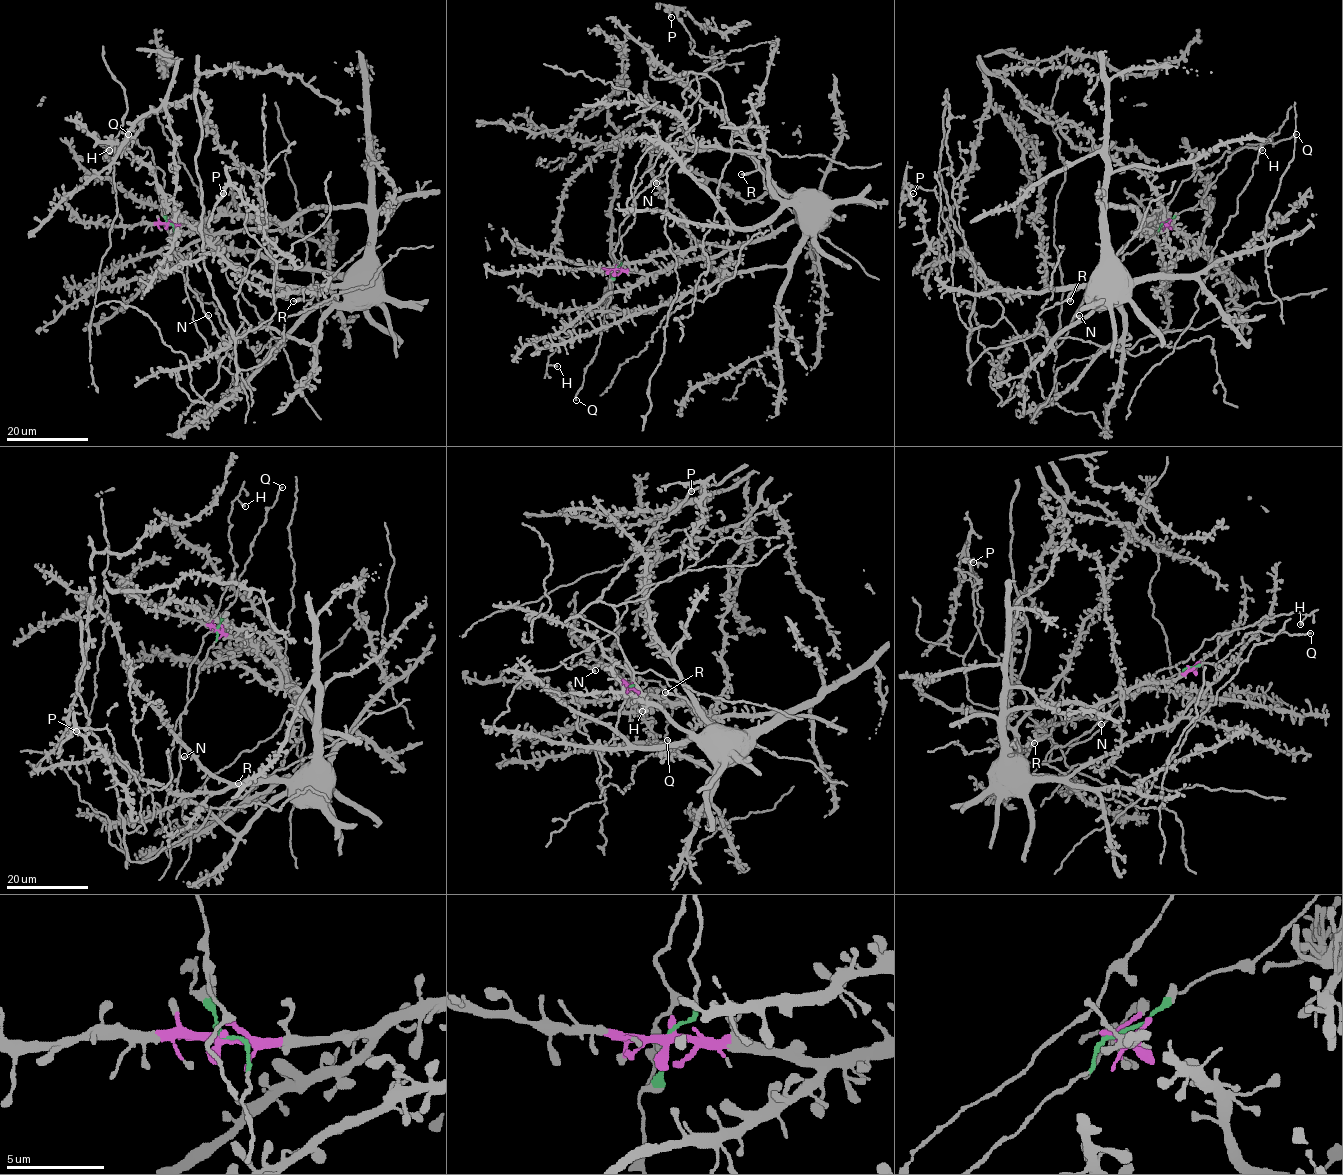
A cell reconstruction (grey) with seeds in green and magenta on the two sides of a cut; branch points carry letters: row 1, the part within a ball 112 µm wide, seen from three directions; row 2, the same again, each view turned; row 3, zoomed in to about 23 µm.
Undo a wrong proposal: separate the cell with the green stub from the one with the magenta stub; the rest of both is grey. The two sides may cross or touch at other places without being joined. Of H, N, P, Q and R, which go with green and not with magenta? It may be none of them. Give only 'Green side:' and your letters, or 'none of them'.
Green side: H, N, P, Q, R

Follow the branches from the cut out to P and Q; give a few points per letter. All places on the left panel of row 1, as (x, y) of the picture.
P: (167, 223), (221, 360), (243, 317), (254, 330), (275, 311), (276, 262), (247, 231), (242, 190), (223, 193)
Q: (167, 223), (161, 215), (162, 203), (155, 189), (152, 151), (136, 144), (127, 137), (128, 133)

